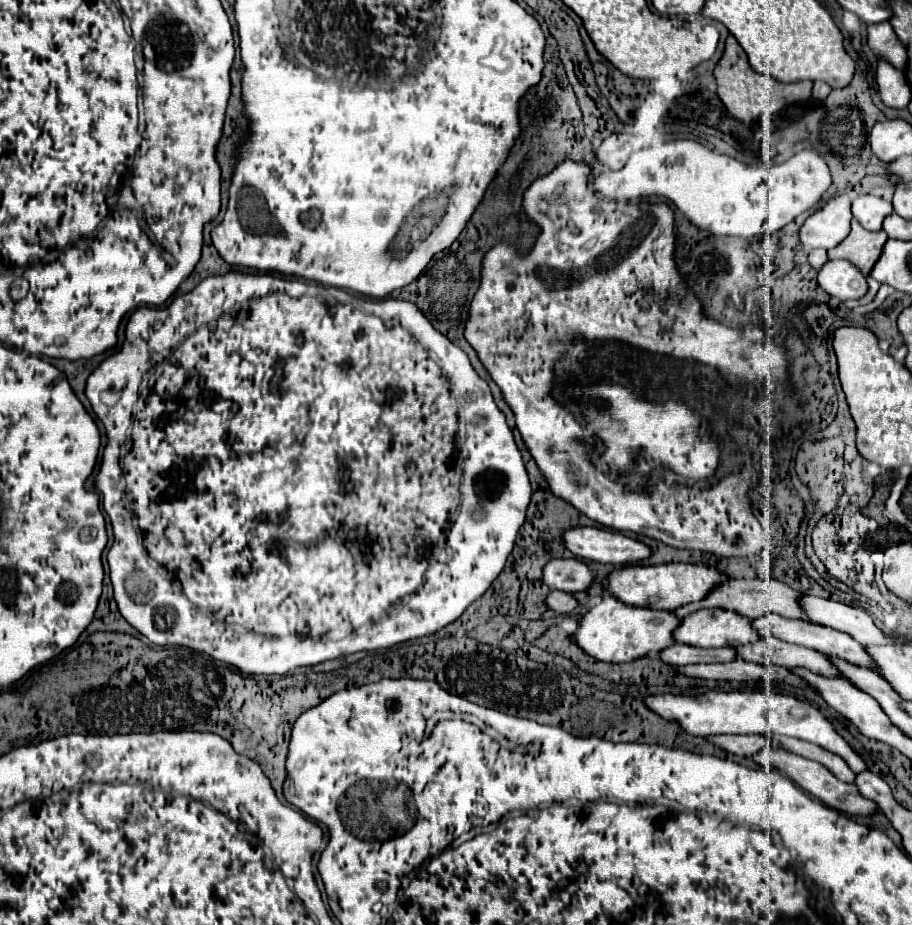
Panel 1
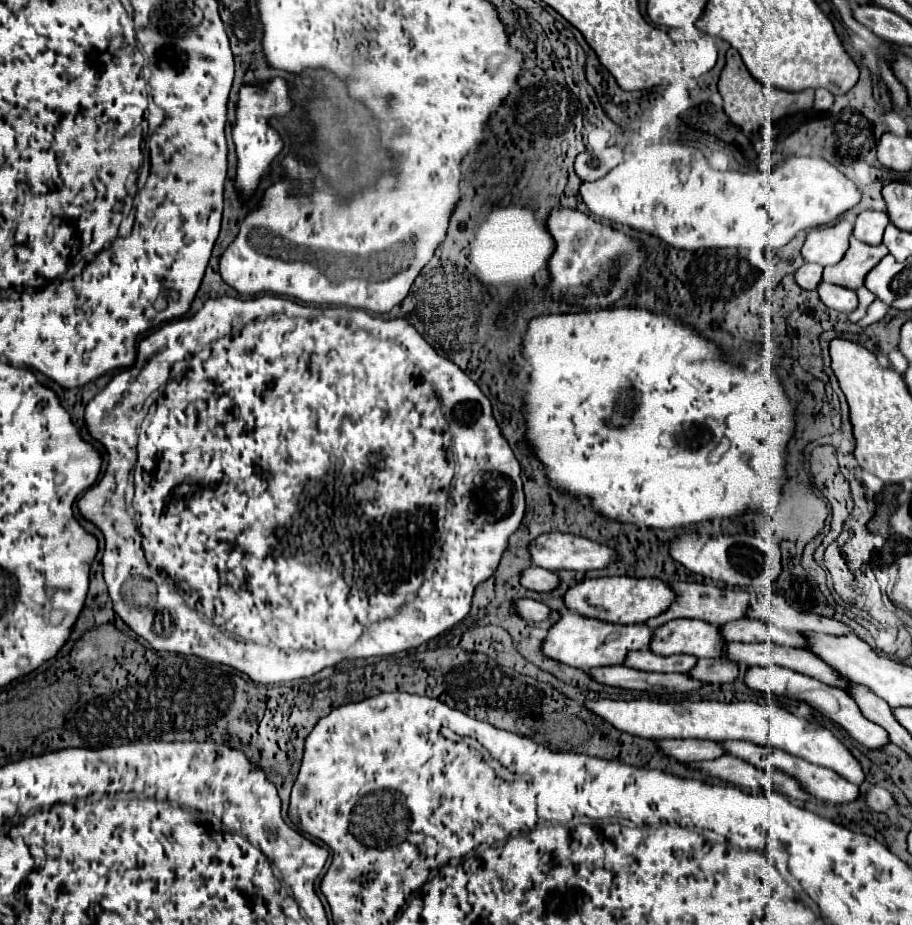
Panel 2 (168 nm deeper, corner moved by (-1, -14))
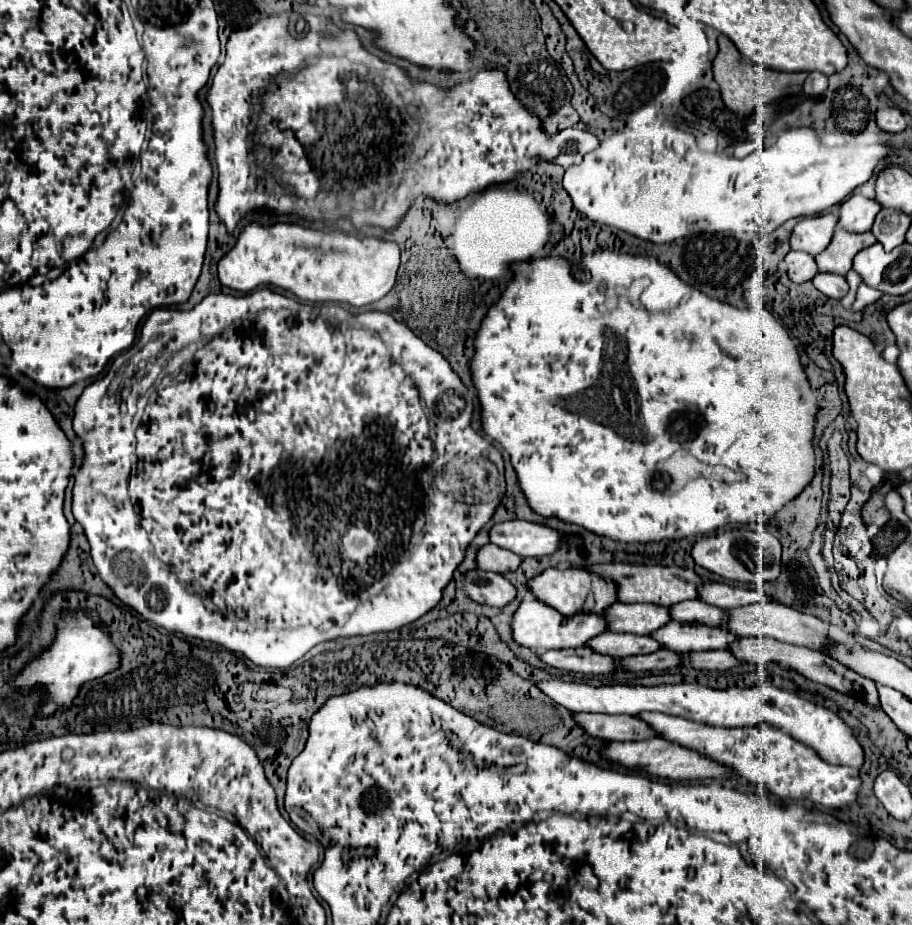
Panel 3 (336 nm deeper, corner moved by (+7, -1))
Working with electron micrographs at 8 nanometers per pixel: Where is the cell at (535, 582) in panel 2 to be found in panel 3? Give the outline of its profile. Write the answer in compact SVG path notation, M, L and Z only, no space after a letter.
M488 544L484 546L478 556L476 556L476 562L478 562L478 568L482 570L490 570L490 572L498 572L498 574L506 574L506 572L516 572L522 564L522 556L510 552L510 550L504 550L496 544Z

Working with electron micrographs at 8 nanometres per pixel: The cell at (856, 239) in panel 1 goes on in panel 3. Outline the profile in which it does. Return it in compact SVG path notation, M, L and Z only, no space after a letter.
M840 226L834 232L830 246L818 254L818 272L832 272L844 276L852 268L852 258L876 242L872 232L846 232Z

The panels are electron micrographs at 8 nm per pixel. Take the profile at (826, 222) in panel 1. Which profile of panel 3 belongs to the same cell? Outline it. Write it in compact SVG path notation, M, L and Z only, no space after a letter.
M834 212L812 216L812 218L802 218L794 226L794 232L790 238L792 250L802 250L812 256L820 254L830 244L836 224L838 224L838 214Z

